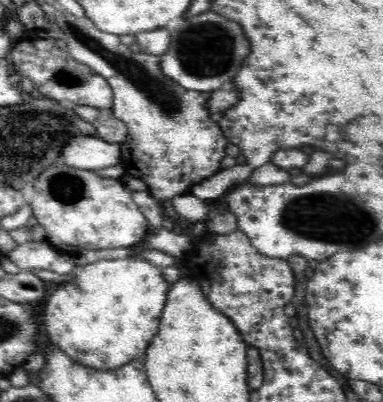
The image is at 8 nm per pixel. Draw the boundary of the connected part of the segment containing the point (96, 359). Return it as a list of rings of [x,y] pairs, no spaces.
[[[139,256],[102,259],[77,266],[74,277],[59,284],[41,306],[43,334],[49,339],[47,344],[70,356],[75,363],[94,370],[114,370],[132,360],[144,361],[150,341],[158,334],[158,316],[162,314],[170,286],[160,266]]]

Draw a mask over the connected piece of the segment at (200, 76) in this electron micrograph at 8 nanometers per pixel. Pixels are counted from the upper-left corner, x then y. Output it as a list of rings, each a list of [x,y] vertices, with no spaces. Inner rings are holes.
[[[208,10],[183,18],[171,31],[168,52],[161,56],[161,70],[188,90],[212,92],[230,85],[248,54],[250,42],[242,28],[236,22]]]

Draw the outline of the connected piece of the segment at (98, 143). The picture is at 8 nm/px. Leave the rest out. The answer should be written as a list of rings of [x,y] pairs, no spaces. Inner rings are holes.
[[[77,136],[69,140],[66,146],[63,146],[61,161],[67,165],[89,171],[114,166],[121,162],[121,145],[110,144],[96,136]]]

